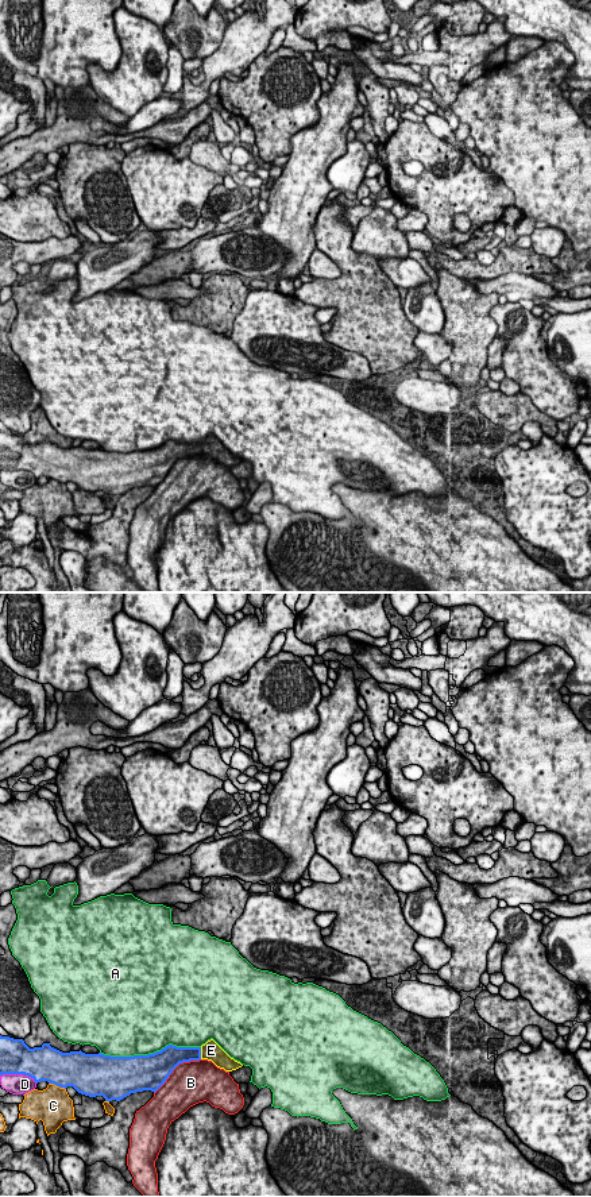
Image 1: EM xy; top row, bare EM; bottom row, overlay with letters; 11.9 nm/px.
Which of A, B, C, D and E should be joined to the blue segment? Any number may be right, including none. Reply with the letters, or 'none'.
E

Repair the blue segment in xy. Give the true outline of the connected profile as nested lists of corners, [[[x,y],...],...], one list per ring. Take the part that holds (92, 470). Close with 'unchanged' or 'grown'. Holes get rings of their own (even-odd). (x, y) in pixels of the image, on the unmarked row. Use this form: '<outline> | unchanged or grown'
[[[0,430],[0,471],[24,470],[36,479],[47,476],[59,483],[73,482],[78,489],[96,493],[103,491],[105,497],[120,497],[131,489],[151,486],[157,487],[184,457],[208,455],[225,467],[232,467],[243,460],[231,453],[213,435],[201,443],[177,443],[166,441],[161,447],[148,451],[111,452],[98,449],[85,449],[80,447],[62,448],[43,439],[40,443],[30,444],[23,435],[13,435]]] | grown

